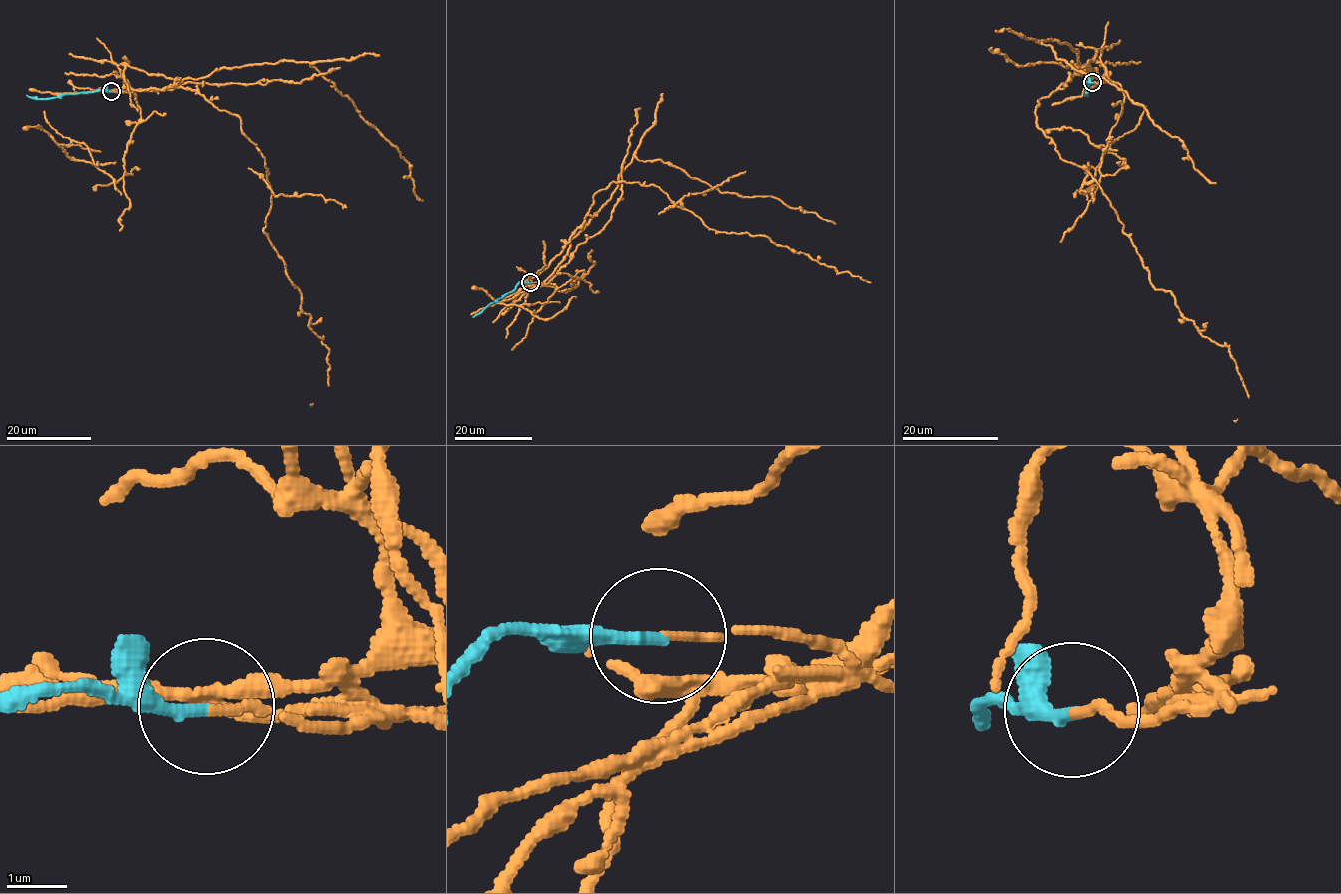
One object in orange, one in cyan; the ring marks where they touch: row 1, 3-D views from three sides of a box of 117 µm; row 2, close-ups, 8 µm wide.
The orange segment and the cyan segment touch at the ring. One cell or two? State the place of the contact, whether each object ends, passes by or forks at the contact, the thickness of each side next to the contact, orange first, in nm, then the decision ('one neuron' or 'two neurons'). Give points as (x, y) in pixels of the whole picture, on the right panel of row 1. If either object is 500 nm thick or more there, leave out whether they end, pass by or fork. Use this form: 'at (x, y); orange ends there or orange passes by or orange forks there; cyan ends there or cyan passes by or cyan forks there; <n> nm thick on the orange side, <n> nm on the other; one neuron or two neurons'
at (1092, 82); orange ends there; cyan ends there; 110 nm thick on the orange side, 200 nm on the other; two neurons

